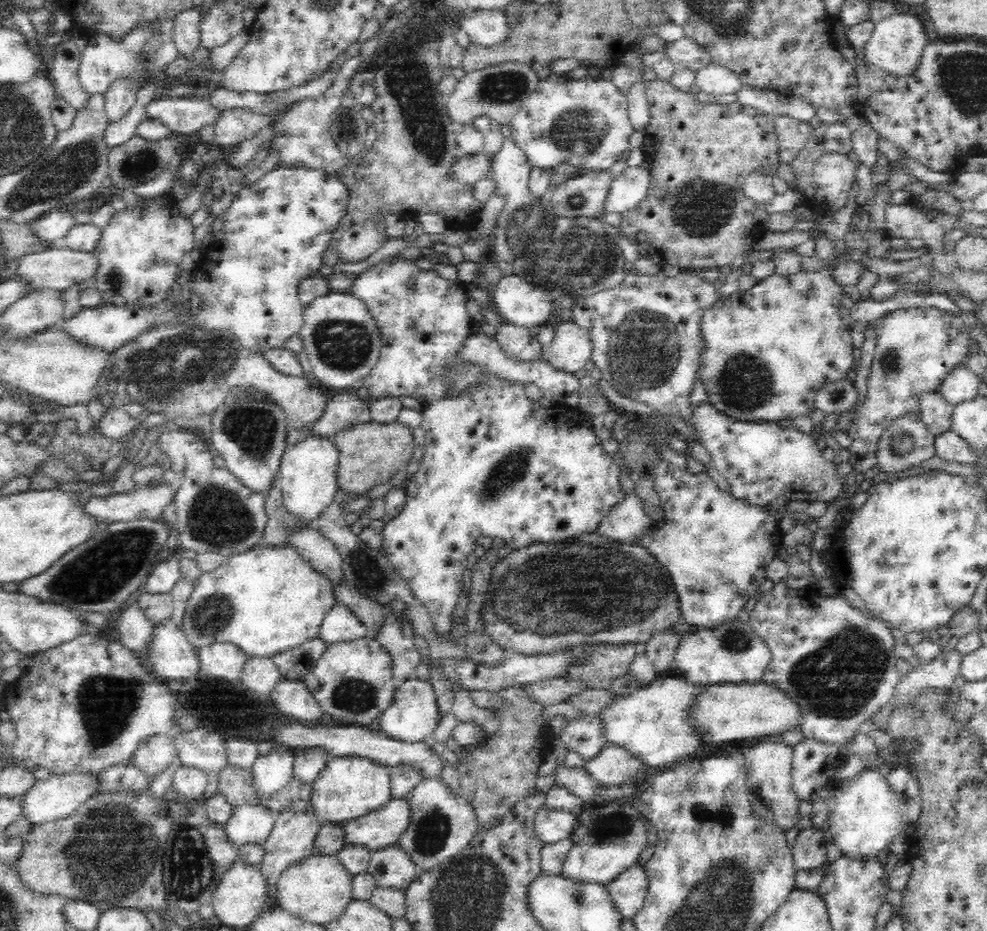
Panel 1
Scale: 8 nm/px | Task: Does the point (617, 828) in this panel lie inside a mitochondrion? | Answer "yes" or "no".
yes

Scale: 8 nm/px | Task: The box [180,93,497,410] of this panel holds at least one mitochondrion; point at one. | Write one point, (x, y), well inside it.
(344, 345)

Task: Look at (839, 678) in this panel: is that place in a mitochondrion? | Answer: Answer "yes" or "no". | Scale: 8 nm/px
yes

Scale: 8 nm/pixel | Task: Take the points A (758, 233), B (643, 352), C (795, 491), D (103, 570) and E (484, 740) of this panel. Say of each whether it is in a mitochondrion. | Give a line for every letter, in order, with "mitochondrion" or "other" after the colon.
A: other
B: mitochondrion
C: other
D: mitochondrion
E: other

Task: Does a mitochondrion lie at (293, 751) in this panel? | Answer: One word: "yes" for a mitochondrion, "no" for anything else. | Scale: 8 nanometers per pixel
no

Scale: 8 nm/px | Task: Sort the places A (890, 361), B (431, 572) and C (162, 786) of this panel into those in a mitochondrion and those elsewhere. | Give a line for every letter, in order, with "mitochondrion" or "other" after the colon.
A: mitochondrion
B: other
C: other

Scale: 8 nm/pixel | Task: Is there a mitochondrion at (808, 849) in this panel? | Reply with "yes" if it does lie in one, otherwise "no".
no

